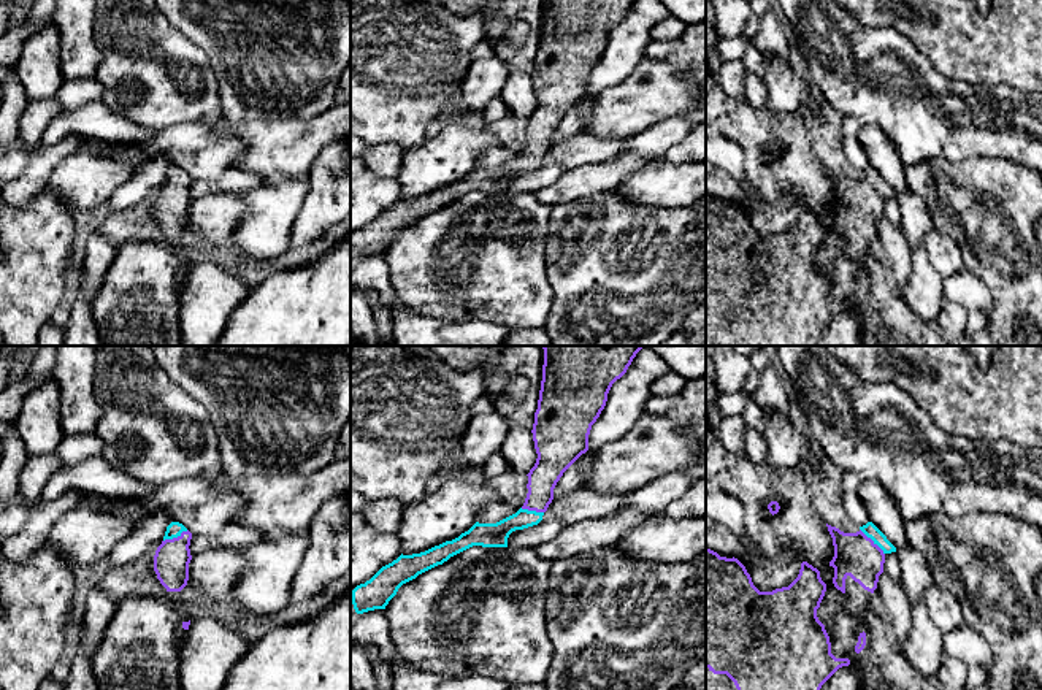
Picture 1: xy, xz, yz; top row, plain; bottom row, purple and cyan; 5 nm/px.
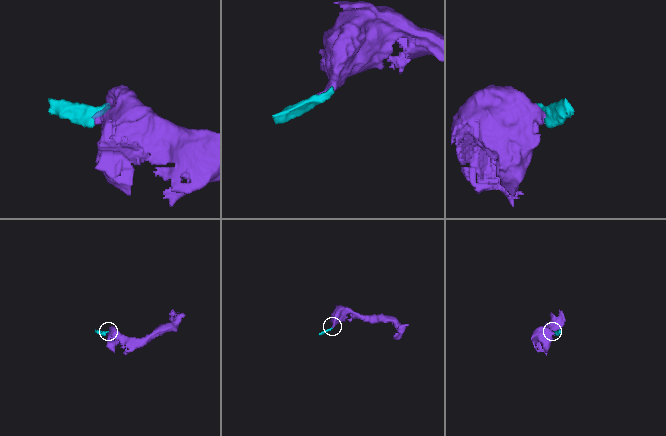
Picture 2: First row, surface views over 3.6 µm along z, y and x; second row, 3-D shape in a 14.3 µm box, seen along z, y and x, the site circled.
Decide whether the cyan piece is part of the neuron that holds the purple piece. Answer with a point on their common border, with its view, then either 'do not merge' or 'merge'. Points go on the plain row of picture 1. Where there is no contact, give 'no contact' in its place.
yz (873, 186) | merge

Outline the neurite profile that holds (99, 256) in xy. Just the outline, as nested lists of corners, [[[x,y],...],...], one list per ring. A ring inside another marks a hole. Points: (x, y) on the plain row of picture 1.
[[[97,228],[86,243],[84,263],[81,268],[82,293],[94,300],[116,255],[109,240]]]

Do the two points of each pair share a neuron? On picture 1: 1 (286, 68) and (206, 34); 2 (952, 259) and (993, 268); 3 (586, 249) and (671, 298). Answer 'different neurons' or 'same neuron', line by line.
1: same neuron
2: different neurons
3: same neuron

